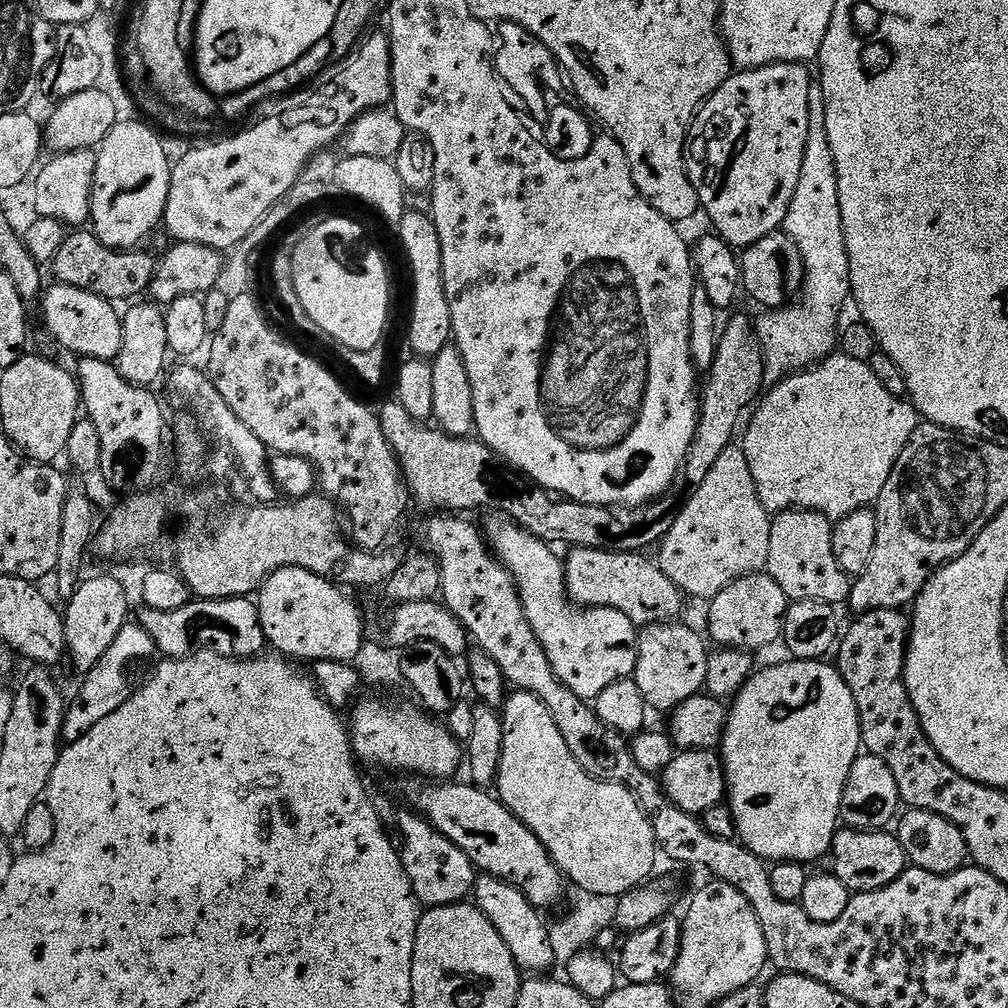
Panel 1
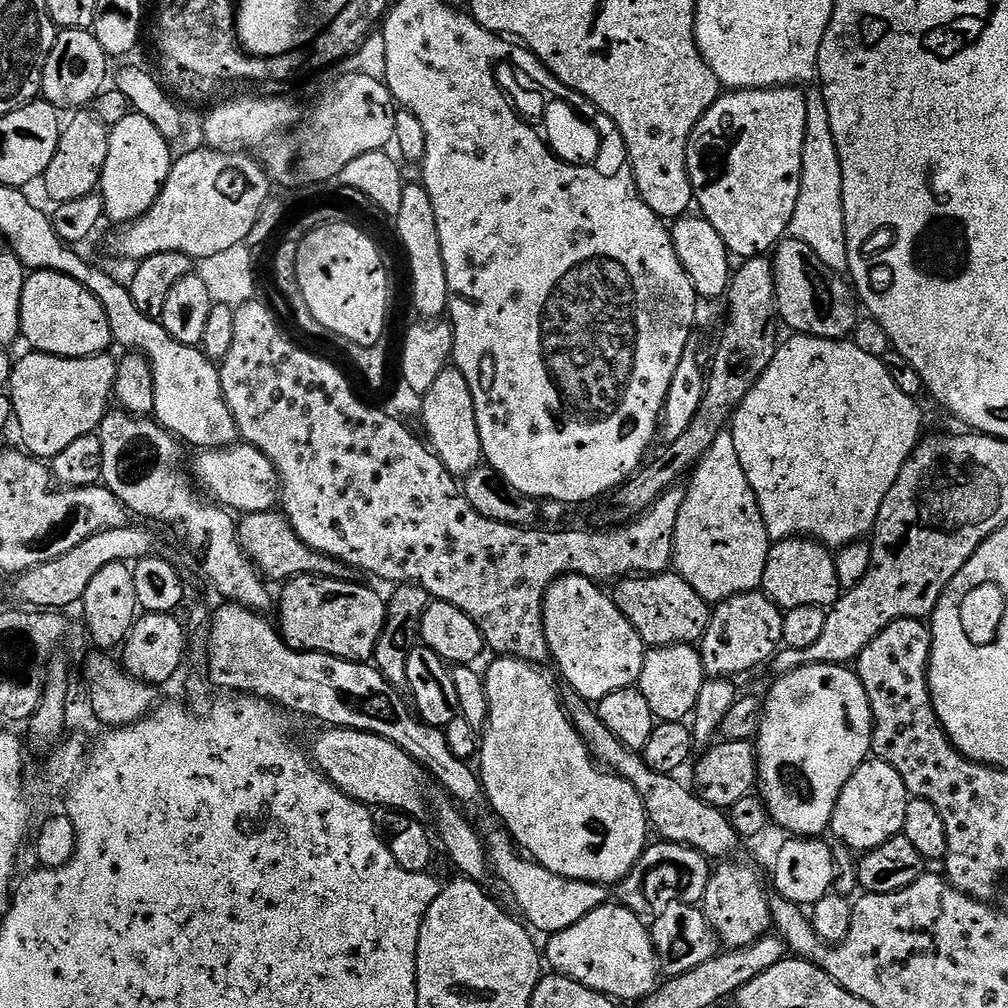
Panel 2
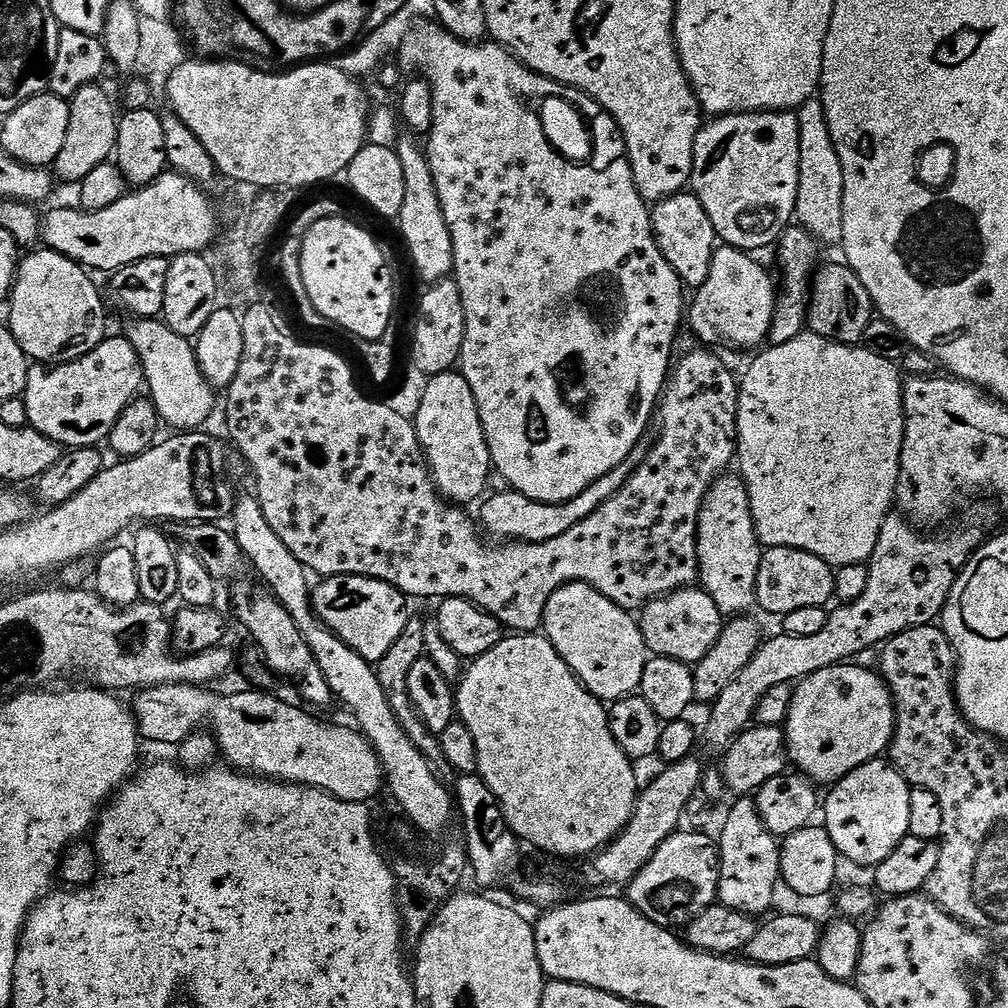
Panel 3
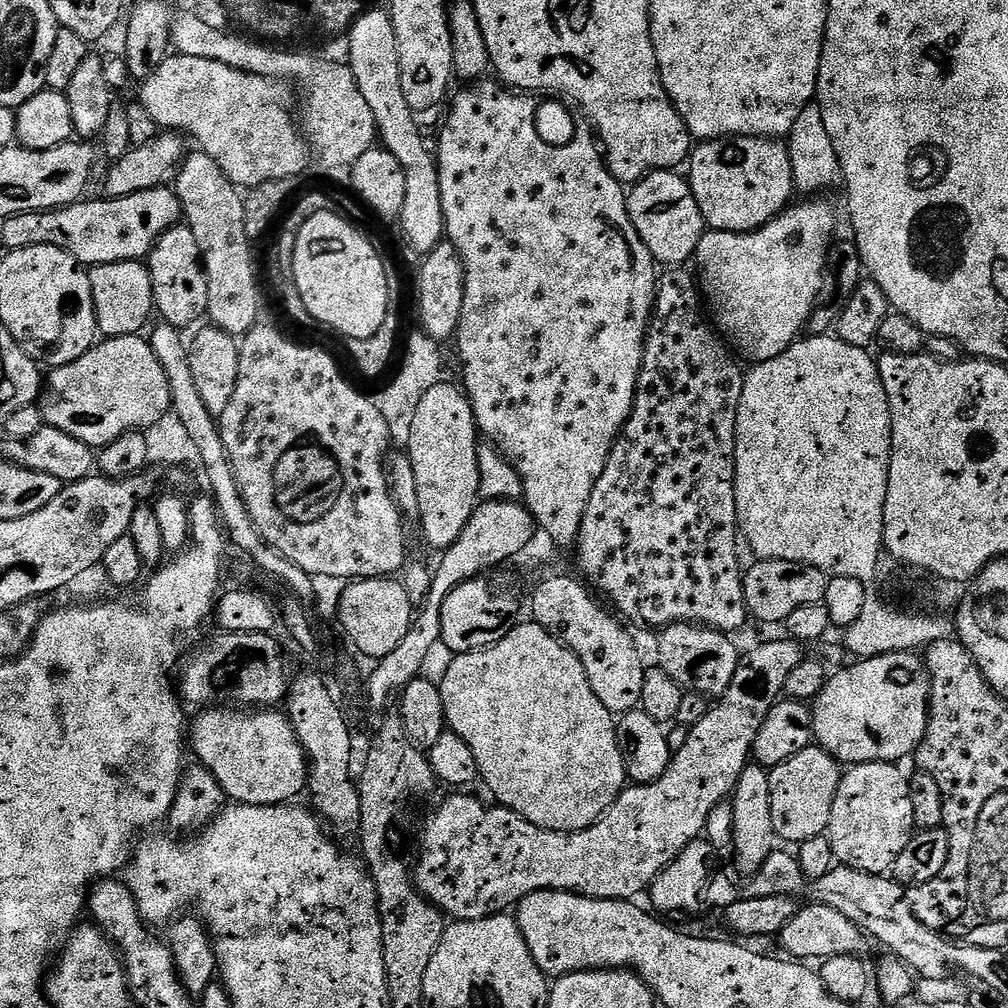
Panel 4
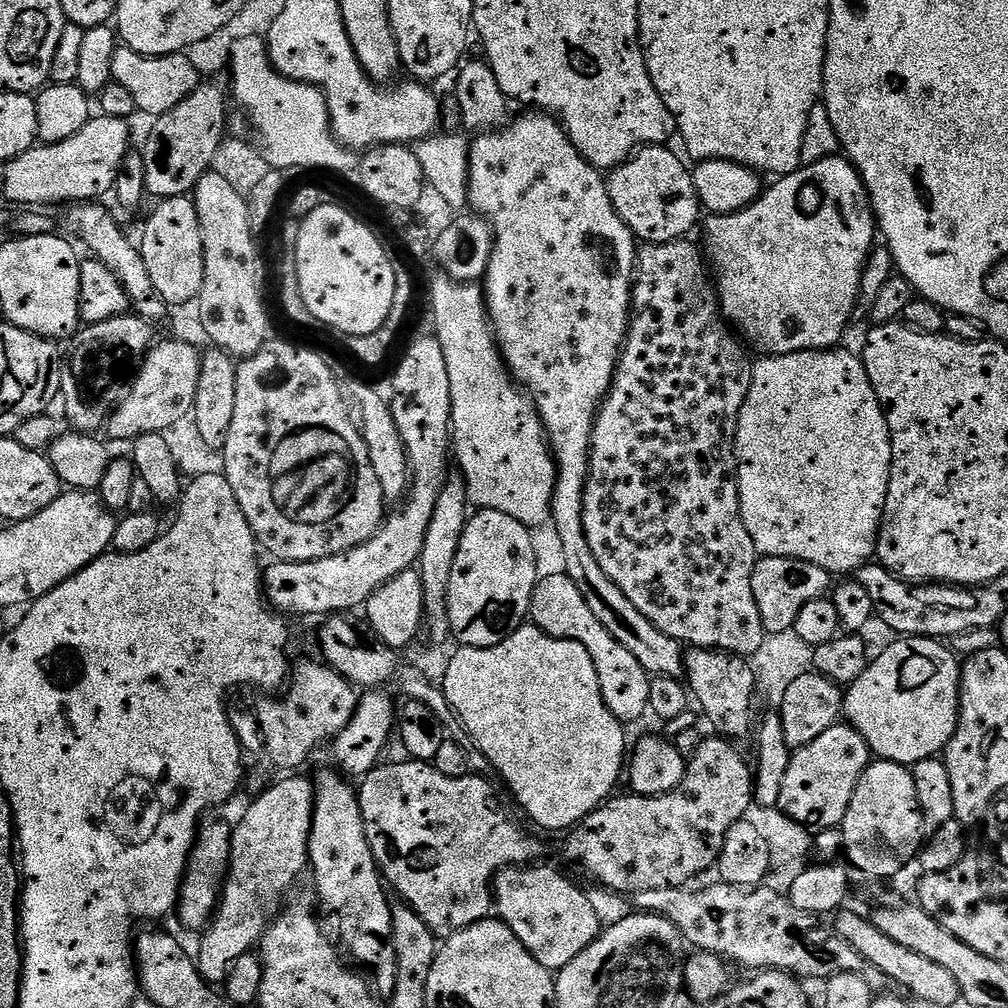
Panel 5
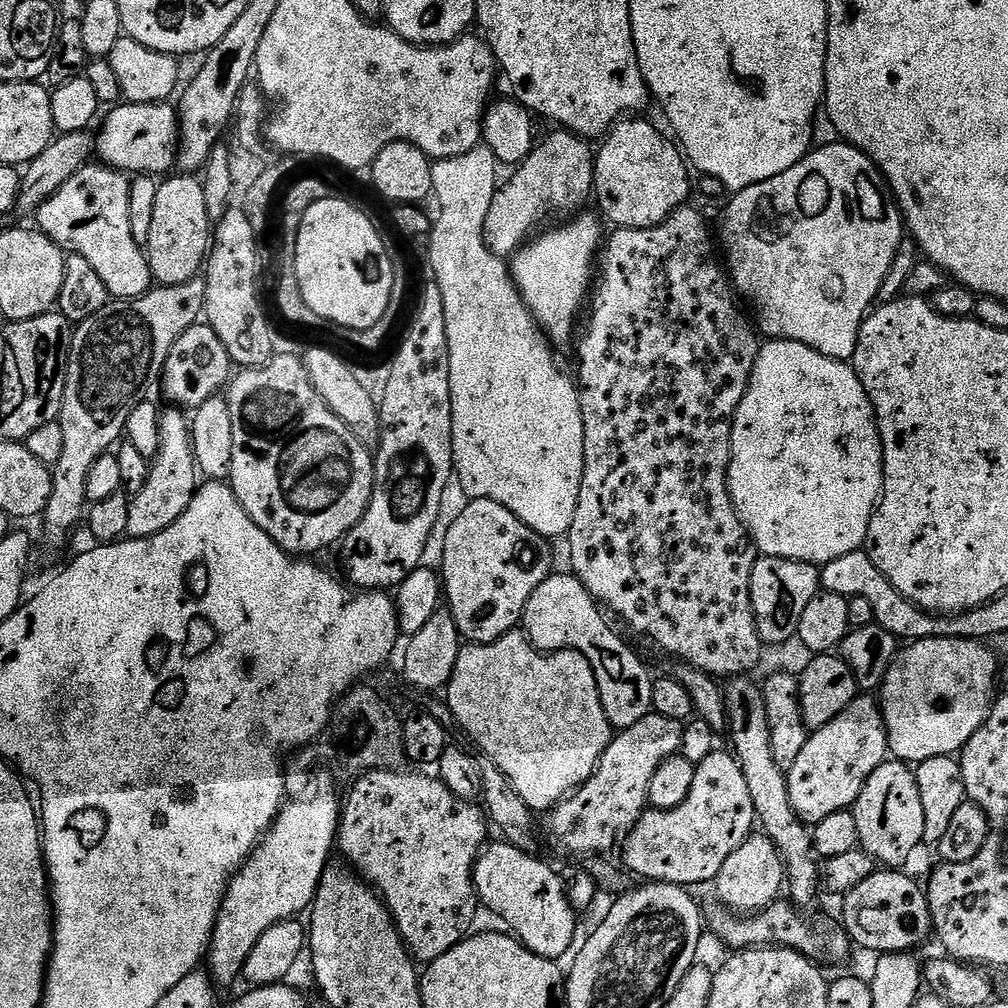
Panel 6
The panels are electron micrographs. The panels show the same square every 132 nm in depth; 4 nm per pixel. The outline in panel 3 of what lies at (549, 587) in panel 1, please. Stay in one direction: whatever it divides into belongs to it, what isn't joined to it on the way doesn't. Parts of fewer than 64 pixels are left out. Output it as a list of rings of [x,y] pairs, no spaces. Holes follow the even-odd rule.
[[[583,582],[564,584],[552,593],[544,607],[543,635],[558,650],[562,662],[570,666],[573,674],[580,679],[586,690],[605,702],[615,702],[633,695],[642,682],[642,670],[646,670],[650,653],[637,617],[627,608],[619,608],[610,598],[602,595],[599,587]]]

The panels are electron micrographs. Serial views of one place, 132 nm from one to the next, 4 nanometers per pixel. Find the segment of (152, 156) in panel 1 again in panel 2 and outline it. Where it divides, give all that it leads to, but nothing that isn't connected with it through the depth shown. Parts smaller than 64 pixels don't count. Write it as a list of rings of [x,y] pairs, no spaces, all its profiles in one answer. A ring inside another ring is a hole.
[[[128,113],[109,129],[106,164],[100,178],[105,217],[114,224],[129,224],[144,216],[160,196],[174,163],[171,144],[148,118]]]

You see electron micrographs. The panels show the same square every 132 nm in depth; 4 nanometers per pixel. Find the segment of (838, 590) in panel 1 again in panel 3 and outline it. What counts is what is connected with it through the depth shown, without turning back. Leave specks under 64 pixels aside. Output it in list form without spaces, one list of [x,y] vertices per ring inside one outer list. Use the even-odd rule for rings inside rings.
[[[770,548],[763,553],[761,565],[758,566],[756,603],[759,610],[773,612],[776,618],[783,618],[786,614],[794,614],[794,610],[806,610],[806,606],[825,607],[834,596],[834,570],[822,558],[810,554],[806,550],[793,548]]]

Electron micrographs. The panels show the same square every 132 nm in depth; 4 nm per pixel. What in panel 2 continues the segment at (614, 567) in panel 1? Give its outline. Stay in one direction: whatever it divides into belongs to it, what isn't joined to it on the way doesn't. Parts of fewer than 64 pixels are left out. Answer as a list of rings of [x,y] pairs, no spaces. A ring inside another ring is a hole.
[[[675,571],[637,574],[615,581],[610,595],[620,613],[638,630],[645,645],[665,648],[671,644],[699,645],[712,617],[710,604]]]

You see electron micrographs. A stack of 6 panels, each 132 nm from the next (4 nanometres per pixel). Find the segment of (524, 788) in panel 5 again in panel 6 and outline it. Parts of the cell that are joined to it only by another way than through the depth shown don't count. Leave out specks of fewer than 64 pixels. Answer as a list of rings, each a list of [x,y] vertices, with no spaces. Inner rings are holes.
[[[513,630],[507,632],[502,638],[498,638],[492,644],[468,644],[461,647],[458,654],[458,662],[454,666],[454,674],[448,679],[446,685],[446,703],[457,725],[464,727],[464,732],[484,751],[483,755],[492,760],[494,766],[512,783],[512,788],[526,802],[533,813],[544,814],[556,807],[562,800],[568,799],[577,788],[594,774],[602,754],[608,749],[608,743],[612,740],[614,729],[606,718],[606,710],[602,710],[602,698],[598,694],[598,682],[594,678],[594,670],[590,662],[580,652],[550,652],[543,653],[539,648],[533,648],[523,631]]]

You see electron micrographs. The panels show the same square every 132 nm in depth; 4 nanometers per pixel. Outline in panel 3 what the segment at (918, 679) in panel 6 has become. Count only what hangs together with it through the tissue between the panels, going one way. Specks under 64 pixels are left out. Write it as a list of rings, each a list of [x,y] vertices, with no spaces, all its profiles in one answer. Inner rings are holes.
[[[856,662],[835,664],[810,674],[795,685],[790,714],[786,721],[788,738],[788,759],[795,771],[803,774],[817,786],[831,786],[846,774],[858,770],[871,760],[879,760],[887,753],[896,730],[896,705],[892,701],[890,688],[885,684],[879,671],[859,668]]]

